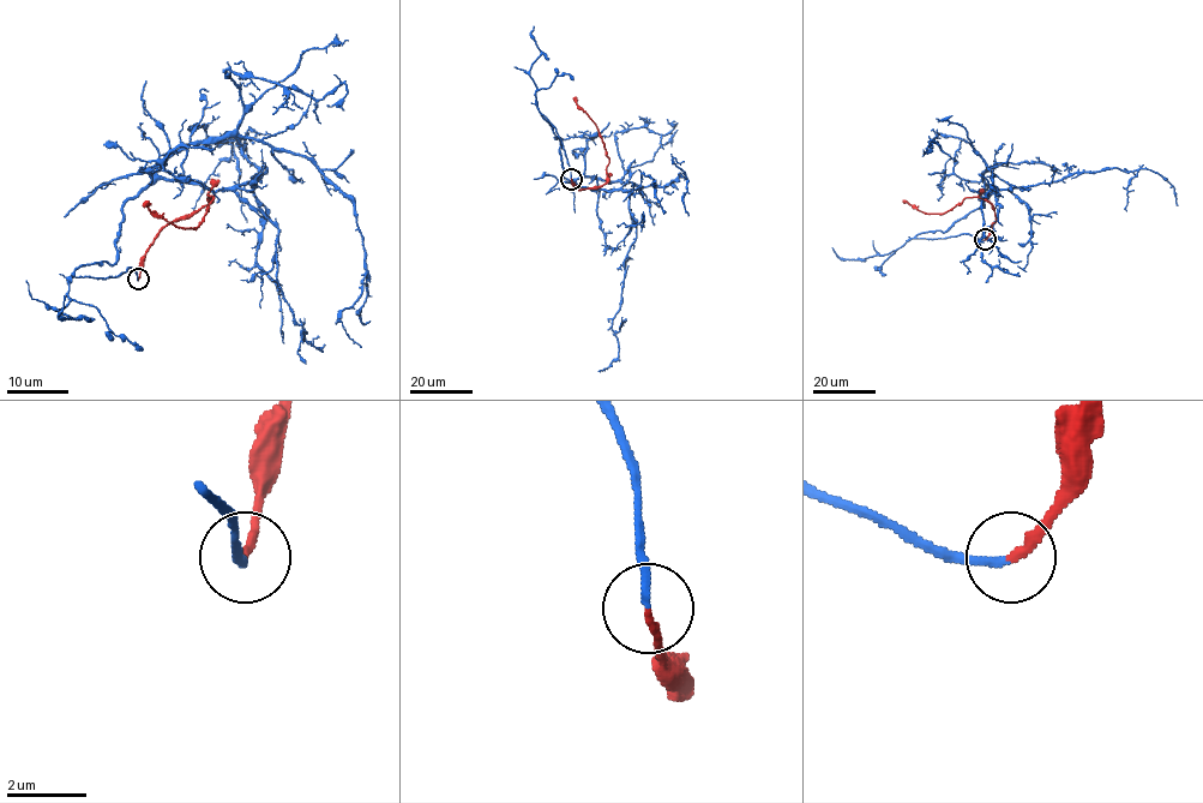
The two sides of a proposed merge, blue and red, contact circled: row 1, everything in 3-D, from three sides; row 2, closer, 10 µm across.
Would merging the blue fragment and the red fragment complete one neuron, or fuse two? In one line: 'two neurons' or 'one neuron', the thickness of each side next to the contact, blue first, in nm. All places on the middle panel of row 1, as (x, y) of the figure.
one neuron | 200/200 nm

